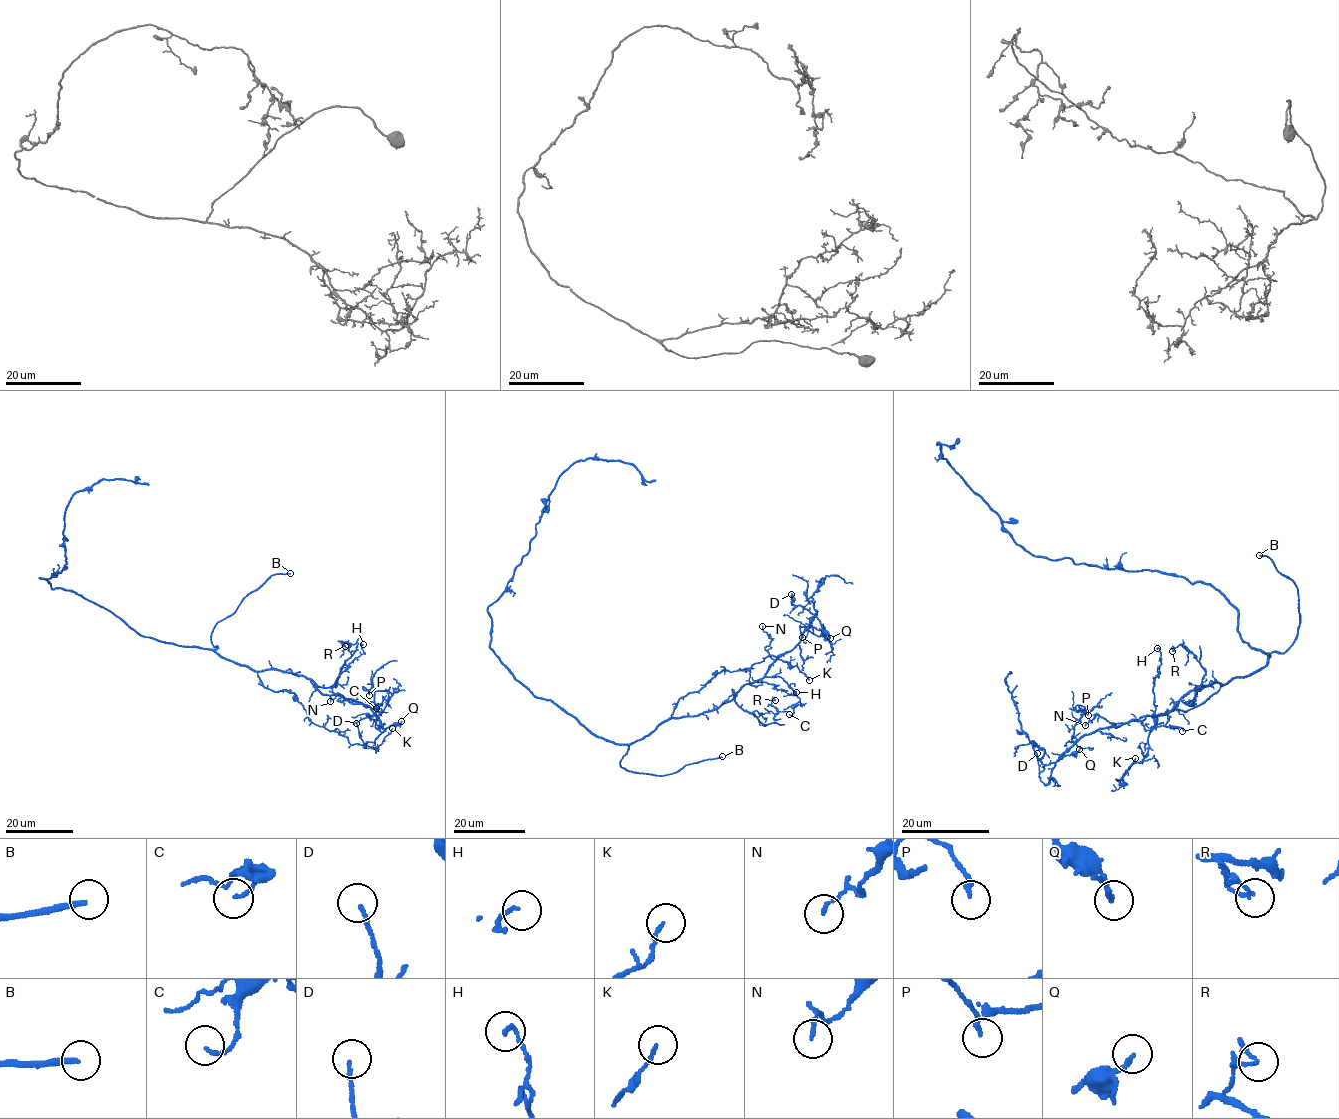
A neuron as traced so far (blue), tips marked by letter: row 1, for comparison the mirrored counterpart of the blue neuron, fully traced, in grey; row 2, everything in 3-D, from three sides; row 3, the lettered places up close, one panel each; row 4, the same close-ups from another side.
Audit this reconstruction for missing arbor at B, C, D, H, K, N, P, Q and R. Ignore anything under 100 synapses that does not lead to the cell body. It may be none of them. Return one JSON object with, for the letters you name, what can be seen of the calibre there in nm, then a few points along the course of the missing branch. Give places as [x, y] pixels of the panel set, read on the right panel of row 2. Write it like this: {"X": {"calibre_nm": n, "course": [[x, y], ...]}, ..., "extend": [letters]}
{"B": {"calibre_nm": 200, "course": [[1259, 555], [1251, 556], [1243, 542], [1247, 532], [1237, 528]]}, "extend": ["B"]}

